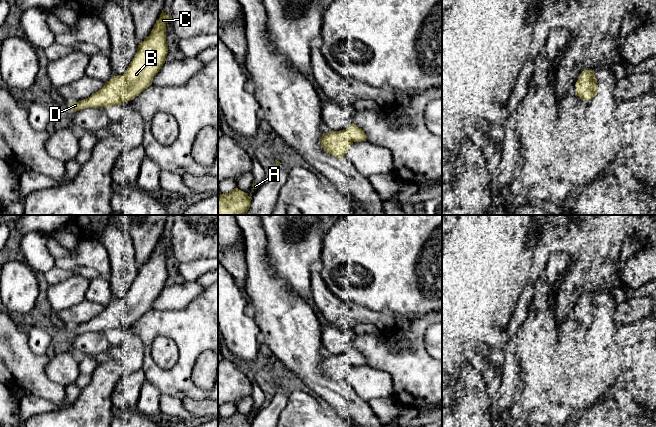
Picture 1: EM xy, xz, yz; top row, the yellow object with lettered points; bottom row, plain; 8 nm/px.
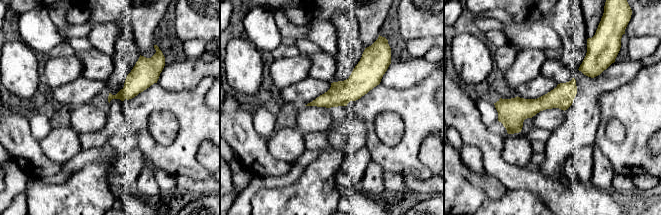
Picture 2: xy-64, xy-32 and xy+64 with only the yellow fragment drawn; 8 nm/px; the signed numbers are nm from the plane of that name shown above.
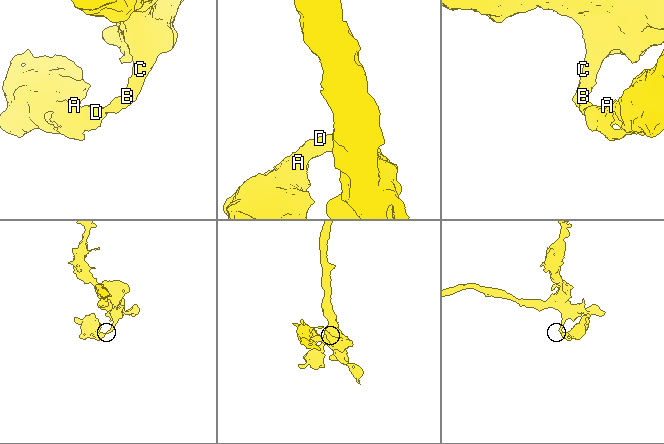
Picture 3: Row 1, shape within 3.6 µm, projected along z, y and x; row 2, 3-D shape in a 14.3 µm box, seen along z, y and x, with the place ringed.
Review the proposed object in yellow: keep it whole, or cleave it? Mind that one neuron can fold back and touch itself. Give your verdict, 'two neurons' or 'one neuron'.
one neuron

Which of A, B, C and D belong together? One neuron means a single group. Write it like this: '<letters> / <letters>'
A B C D

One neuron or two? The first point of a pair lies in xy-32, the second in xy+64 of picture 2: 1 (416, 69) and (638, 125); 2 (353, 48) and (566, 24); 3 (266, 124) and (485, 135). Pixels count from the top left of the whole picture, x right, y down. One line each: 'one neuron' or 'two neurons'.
1: two neurons
2: one neuron
3: two neurons

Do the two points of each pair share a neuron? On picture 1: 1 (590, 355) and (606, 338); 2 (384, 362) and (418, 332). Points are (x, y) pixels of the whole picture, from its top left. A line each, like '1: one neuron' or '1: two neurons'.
1: one neuron
2: one neuron

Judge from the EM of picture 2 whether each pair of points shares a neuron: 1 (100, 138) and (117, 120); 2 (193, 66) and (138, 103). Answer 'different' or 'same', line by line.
1: same
2: different

